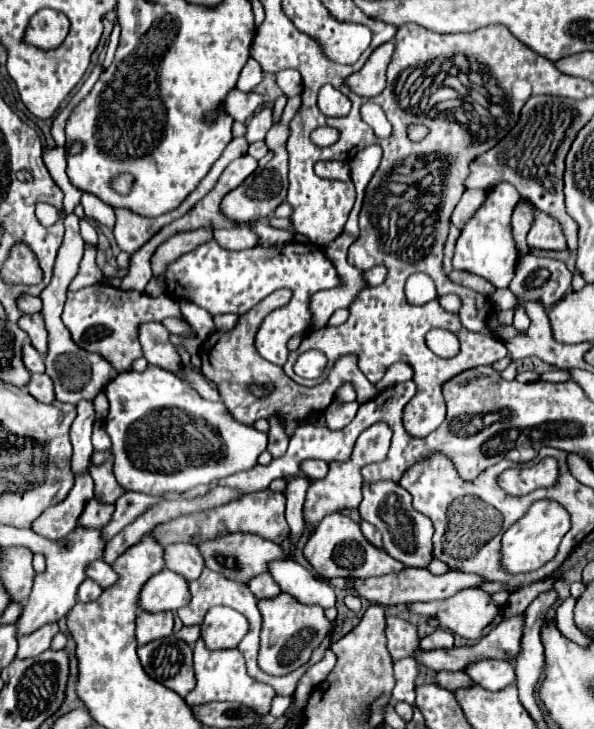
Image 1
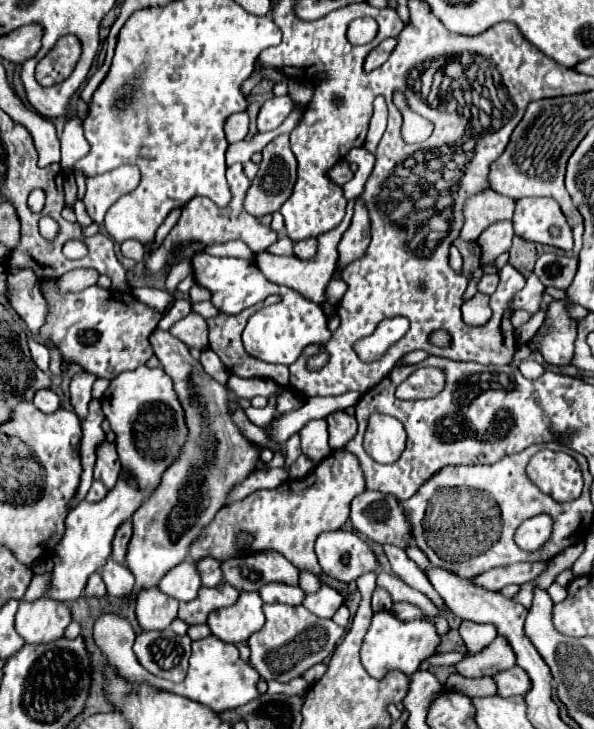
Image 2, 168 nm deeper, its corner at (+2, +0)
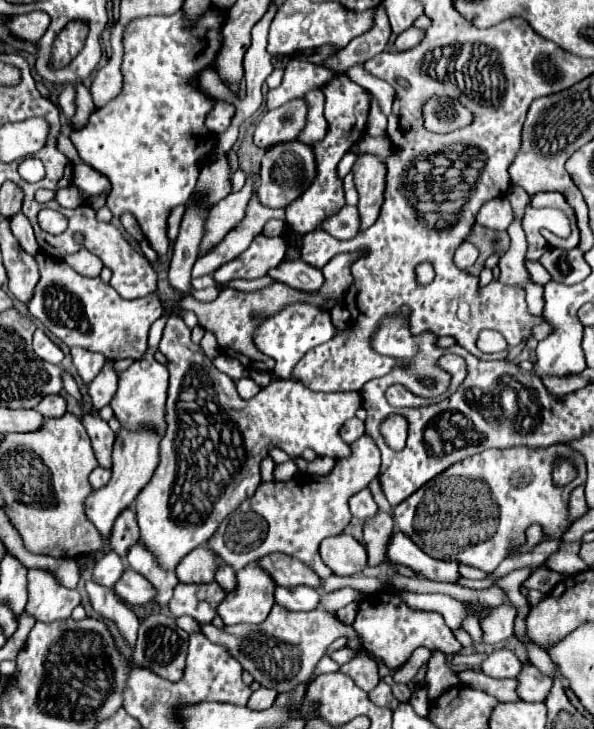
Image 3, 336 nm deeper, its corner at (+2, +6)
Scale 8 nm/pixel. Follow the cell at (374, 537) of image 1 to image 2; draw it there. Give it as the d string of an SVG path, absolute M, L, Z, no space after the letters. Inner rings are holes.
M382 544L384 548L384 554L388 556L388 560L390 560L390 564L392 564L392 572L398 576L398 578L402 578L408 586L412 586L412 588L416 588L416 590L420 590L422 594L426 594L438 608L448 608L446 604L444 604L444 600L436 594L436 590L432 588L432 584L430 584L430 580L426 578L426 574L406 556L406 552L402 552L400 548L394 548L394 545L390 544Z

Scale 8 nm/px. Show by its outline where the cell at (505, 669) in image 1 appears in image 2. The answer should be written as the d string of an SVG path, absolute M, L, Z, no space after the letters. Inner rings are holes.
M514 666L510 670L504 670L504 672L498 672L498 676L492 678L496 682L496 688L498 688L498 694L508 698L508 696L514 696L514 694L520 694L524 696L528 690L530 690L530 678L528 674Z

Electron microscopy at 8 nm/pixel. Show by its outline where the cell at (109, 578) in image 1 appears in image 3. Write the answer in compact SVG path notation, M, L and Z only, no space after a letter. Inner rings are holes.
M128 568L124 572L124 576L116 582L114 592L128 604L136 604L136 606L144 606L154 602L156 598L156 588L150 586L150 582L142 576L136 574L132 568Z

